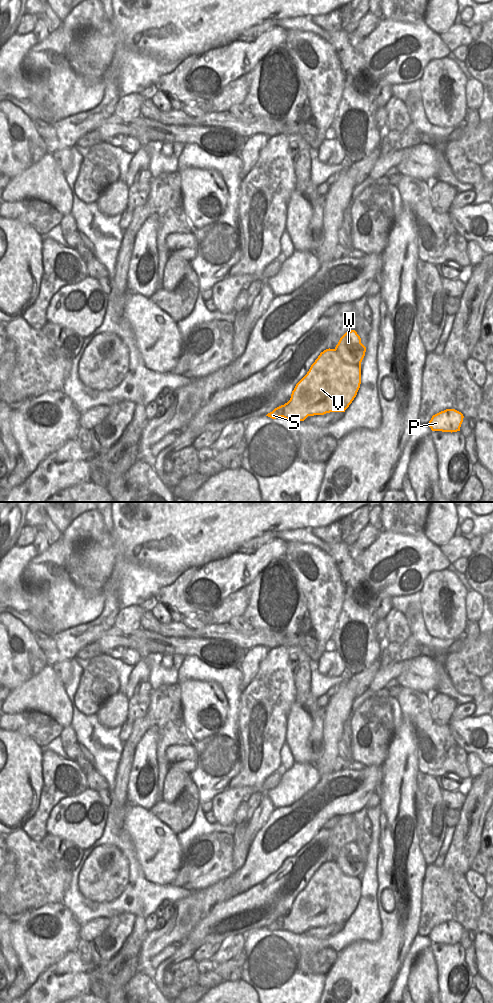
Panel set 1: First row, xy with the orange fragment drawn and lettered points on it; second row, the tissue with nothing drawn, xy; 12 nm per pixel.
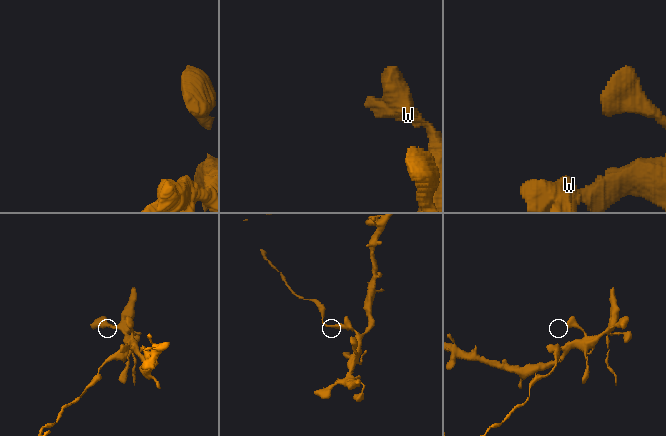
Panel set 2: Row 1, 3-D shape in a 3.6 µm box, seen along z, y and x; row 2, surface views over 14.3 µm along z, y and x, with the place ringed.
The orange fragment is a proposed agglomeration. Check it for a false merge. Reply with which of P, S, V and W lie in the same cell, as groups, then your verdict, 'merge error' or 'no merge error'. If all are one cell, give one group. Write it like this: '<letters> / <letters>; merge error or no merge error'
P W / S V; merge error

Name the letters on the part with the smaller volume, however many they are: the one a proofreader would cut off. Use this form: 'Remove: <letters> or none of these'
Remove: S, V

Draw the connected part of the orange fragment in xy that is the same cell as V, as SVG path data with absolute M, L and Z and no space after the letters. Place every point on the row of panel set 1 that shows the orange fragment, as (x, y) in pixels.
M326 349L296 384L290 400L266 416L304 421L308 416L345 412L360 384L361 364L348 364L334 349Z

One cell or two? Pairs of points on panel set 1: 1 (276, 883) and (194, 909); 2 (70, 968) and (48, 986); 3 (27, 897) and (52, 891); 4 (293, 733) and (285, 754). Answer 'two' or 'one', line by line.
1: two
2: one
3: one
4: two

